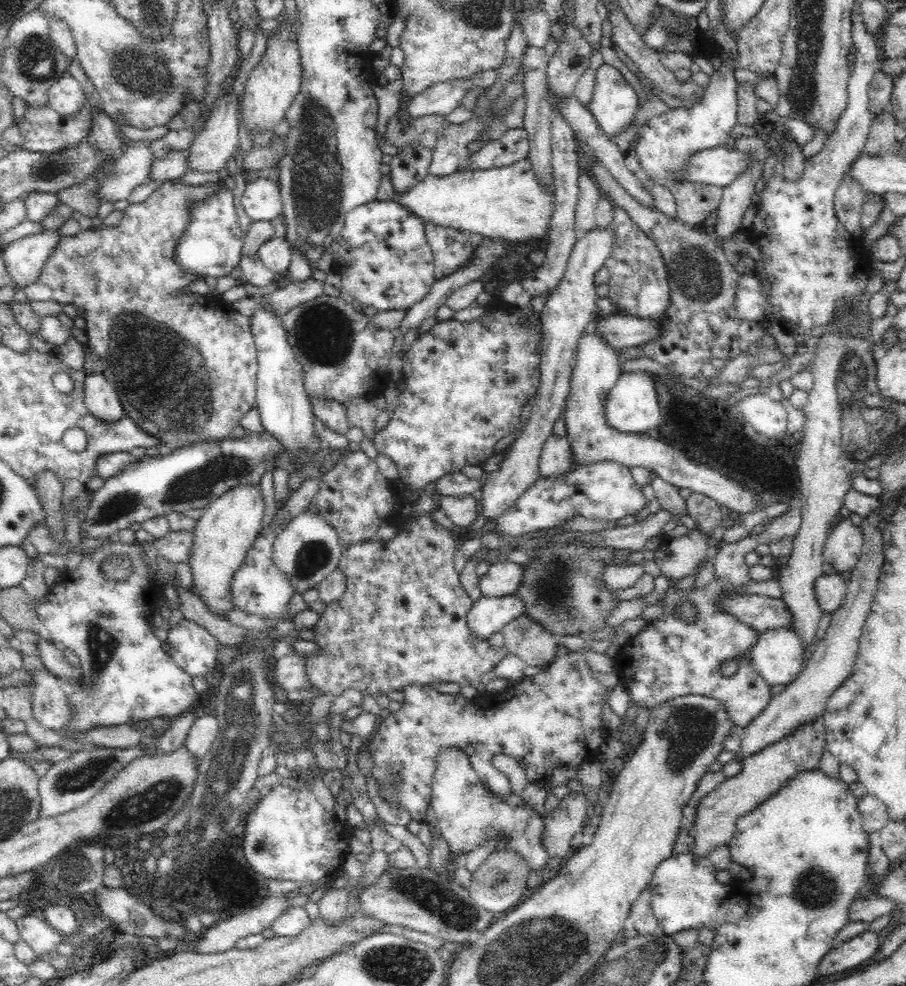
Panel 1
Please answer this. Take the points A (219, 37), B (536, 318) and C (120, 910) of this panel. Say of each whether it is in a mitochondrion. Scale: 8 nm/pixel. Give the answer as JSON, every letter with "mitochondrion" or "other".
{"A":"other","B":"other","C":"other"}

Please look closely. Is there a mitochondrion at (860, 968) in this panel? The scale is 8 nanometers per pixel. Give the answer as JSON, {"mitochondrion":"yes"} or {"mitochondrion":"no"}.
{"mitochondrion":"no"}

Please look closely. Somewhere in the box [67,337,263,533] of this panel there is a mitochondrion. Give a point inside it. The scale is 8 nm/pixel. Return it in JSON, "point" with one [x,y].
{"point":[123,503]}

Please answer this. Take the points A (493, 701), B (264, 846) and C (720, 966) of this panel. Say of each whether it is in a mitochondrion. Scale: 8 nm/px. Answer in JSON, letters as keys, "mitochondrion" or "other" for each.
{"A":"other","B":"mitochondrion","C":"other"}

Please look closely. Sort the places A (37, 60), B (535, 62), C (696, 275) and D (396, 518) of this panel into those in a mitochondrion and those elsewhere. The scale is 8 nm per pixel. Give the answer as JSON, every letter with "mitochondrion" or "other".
{"A":"mitochondrion","B":"other","C":"mitochondrion","D":"other"}

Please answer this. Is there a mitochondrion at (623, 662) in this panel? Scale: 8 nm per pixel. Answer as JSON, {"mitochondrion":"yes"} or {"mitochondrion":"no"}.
{"mitochondrion":"no"}

